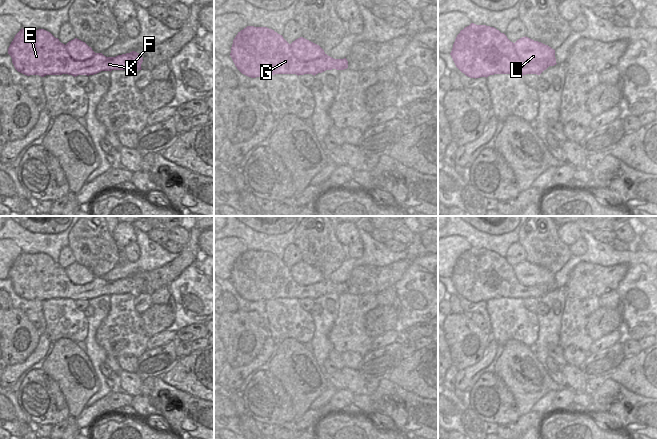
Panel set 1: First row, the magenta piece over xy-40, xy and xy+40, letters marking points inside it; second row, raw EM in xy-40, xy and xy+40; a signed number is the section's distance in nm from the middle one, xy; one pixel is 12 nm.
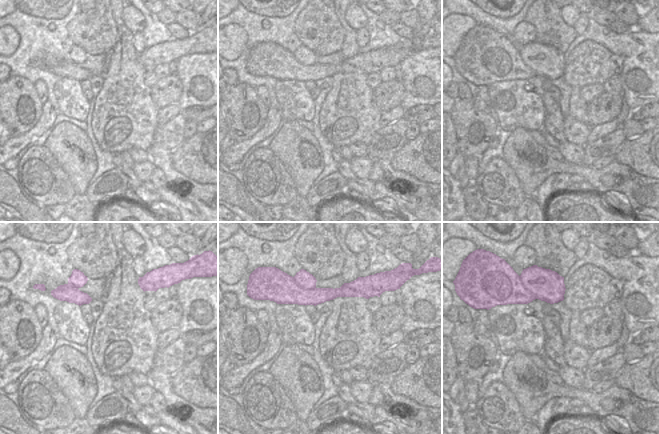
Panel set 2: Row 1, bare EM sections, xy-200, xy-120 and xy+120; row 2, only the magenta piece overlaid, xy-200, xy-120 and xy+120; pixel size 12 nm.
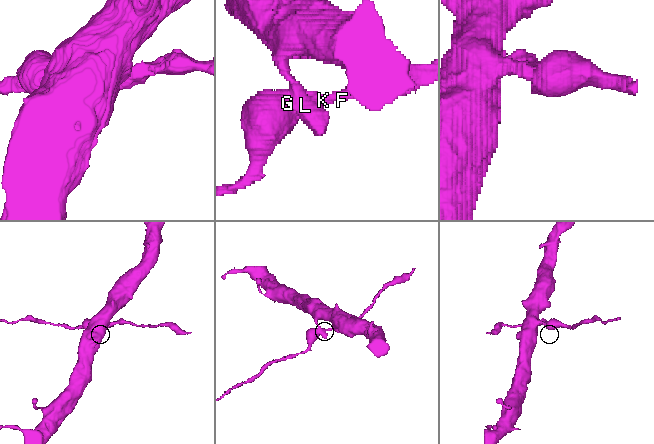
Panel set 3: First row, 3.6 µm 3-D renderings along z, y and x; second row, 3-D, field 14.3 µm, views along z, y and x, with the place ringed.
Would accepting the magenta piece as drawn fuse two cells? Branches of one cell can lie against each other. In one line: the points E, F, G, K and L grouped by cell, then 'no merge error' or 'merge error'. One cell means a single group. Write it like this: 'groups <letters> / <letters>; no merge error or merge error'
groups E F G K / L; merge error

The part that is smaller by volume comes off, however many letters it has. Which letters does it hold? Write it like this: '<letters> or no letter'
E, F, G, K

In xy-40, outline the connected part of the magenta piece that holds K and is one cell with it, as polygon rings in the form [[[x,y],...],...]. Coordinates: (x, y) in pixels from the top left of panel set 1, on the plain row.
[[[22,252],[11,266],[8,278],[18,296],[41,301],[62,298],[89,300],[101,295],[126,293],[138,295],[143,286],[142,279],[135,275],[116,281],[96,277],[90,283],[76,285],[69,280],[65,268],[44,253]]]

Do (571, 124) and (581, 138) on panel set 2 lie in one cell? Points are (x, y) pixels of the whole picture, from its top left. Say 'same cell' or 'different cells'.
same cell

